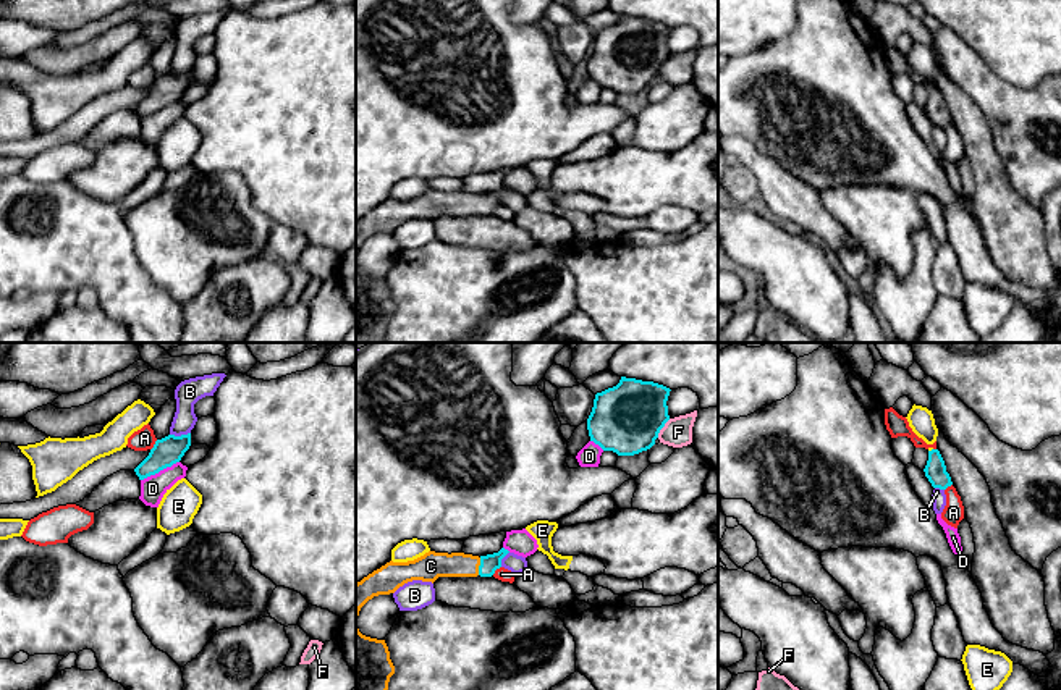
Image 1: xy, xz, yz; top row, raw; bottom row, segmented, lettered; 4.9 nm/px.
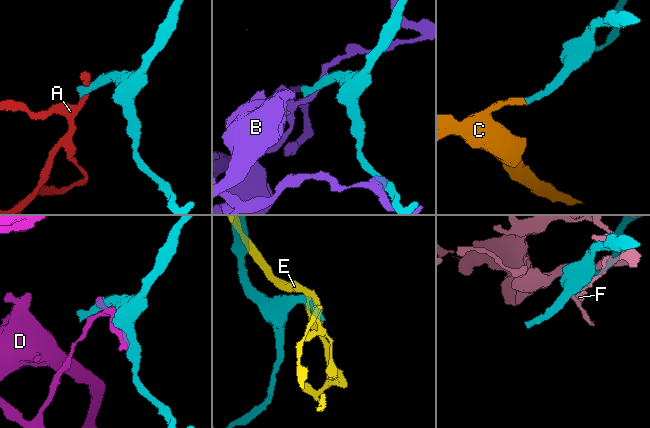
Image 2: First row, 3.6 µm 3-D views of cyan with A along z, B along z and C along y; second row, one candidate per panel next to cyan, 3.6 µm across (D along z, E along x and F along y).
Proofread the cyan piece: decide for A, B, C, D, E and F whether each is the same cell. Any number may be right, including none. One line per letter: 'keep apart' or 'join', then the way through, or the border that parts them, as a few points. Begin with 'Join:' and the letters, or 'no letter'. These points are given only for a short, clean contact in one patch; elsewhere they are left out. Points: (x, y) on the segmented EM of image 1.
Join: C
A: keep apart | along xy (157, 440), (151, 450)
B: keep apart
C: join | across xz (490, 563), (479, 566), (431, 566)
D: keep apart
E: keep apart
F: keep apart

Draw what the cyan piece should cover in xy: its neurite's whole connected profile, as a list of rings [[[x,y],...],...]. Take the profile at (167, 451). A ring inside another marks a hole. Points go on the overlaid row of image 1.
[[[191,433],[175,436],[168,435],[157,440],[149,456],[134,469],[139,480],[159,473],[160,470],[180,462],[191,446]]]

